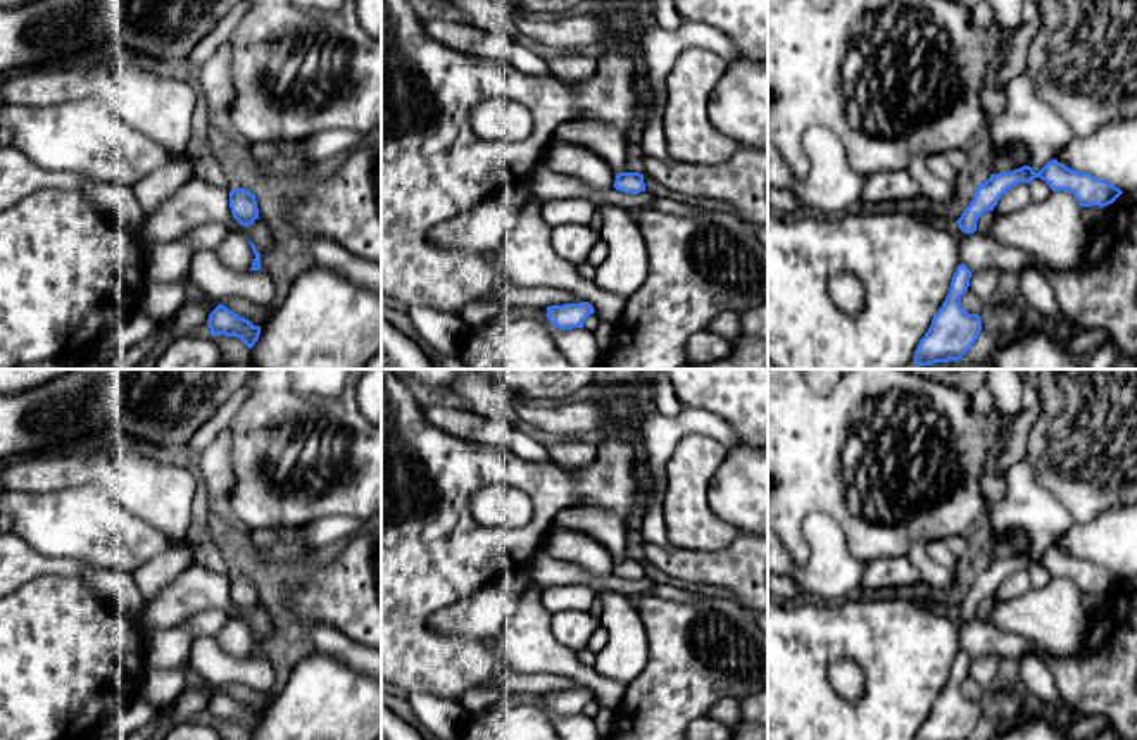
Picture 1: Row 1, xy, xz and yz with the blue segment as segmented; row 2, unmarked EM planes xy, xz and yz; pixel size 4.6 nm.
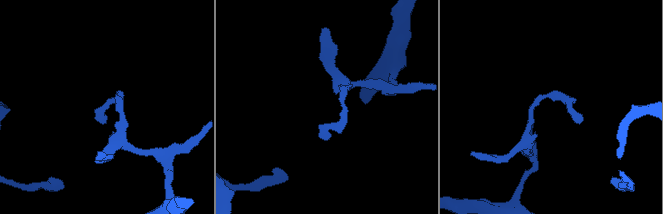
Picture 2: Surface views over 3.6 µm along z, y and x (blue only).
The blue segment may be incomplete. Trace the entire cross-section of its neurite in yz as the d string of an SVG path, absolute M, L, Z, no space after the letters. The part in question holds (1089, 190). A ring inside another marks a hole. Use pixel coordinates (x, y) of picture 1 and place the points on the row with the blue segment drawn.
M1052 159L1039 172L1035 172L1030 166L1023 166L1009 172L990 174L985 183L978 185L973 200L956 224L966 235L975 233L977 221L983 212L994 210L999 198L1008 190L1018 183L1028 185L1033 178L1046 181L1052 191L1070 191L1078 200L1080 207L1106 207L1123 193L1106 179L1099 179L1089 172L1073 171Z

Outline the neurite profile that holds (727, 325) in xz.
M721 312L707 324L706 331L735 340L740 336L740 314Z

